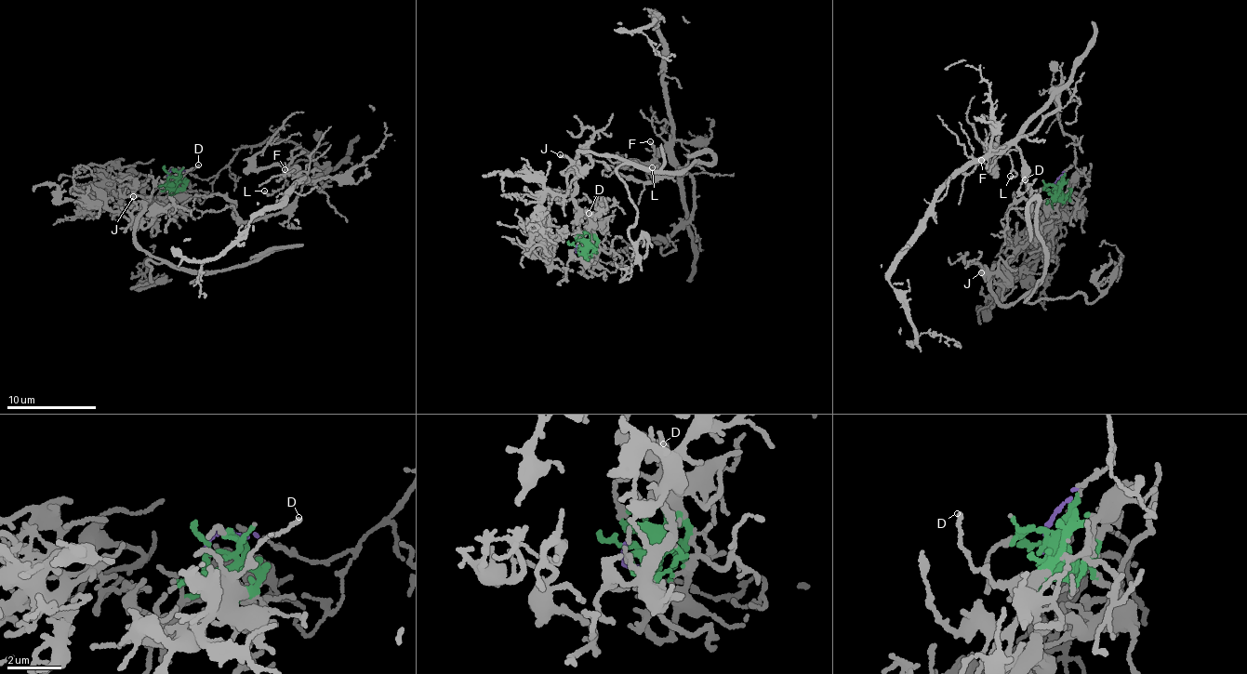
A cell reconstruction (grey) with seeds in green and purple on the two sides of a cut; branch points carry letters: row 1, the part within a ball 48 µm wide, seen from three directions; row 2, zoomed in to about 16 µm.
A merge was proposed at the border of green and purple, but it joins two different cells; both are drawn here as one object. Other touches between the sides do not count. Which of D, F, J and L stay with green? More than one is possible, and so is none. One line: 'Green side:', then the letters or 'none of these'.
Green side: D, J

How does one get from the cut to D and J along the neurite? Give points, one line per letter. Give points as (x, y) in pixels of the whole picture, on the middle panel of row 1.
D: (576, 246), (583, 242), (590, 219), (585, 214), (590, 212)
J: (576, 246), (592, 226), (588, 215), (580, 213), (575, 164), (560, 154)

